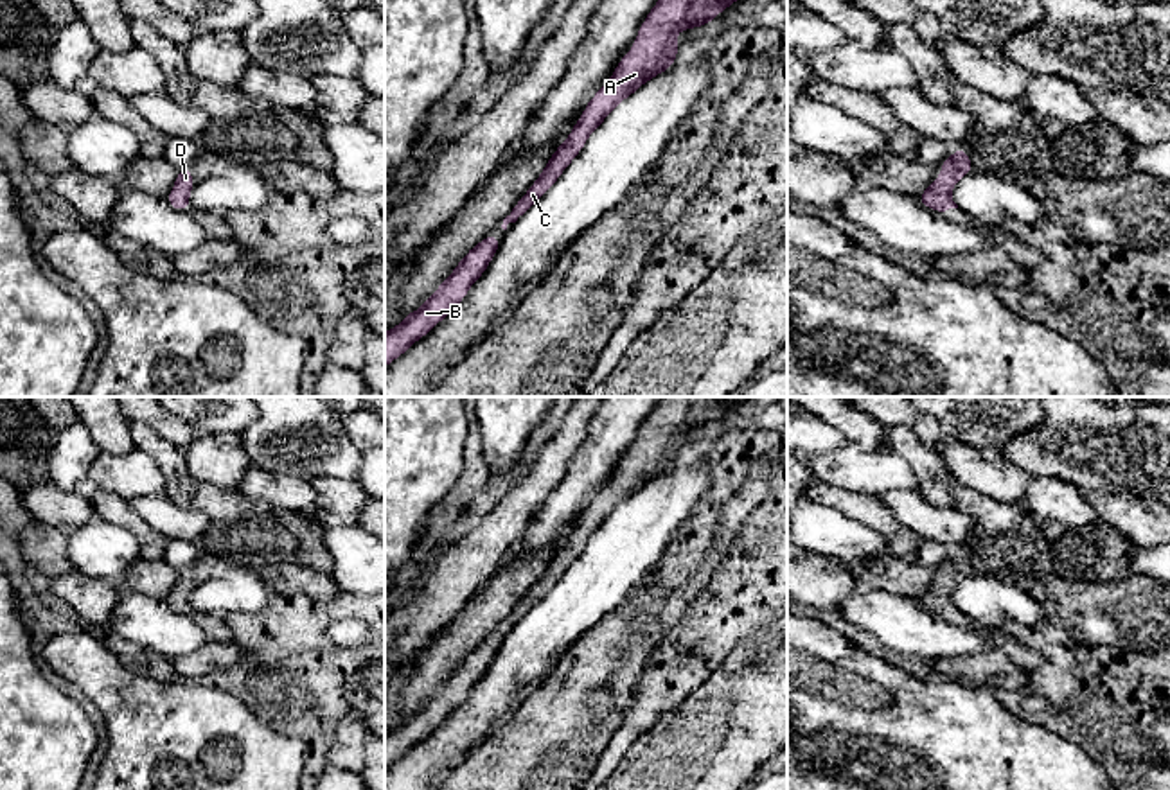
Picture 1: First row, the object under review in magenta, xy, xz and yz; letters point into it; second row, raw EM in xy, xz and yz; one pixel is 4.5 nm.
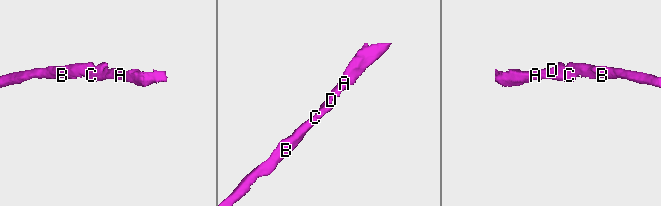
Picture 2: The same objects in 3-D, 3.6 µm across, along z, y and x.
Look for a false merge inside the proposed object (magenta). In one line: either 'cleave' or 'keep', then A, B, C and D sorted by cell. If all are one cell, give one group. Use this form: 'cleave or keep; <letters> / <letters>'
keep; A B C D

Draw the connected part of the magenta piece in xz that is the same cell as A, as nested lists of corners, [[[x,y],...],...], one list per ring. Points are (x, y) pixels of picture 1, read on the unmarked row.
[[[661,397],[645,418],[631,452],[620,461],[613,478],[586,506],[568,540],[550,558],[546,569],[503,621],[501,630],[516,625],[564,575],[584,551],[591,535],[606,519],[640,488],[676,465],[676,436],[705,429],[744,397]]]

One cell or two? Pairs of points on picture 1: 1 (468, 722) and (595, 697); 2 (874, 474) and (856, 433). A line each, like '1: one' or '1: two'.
1: two
2: two

